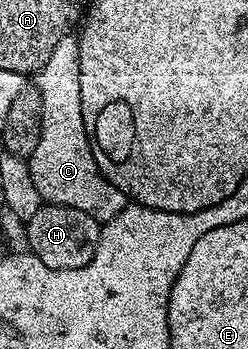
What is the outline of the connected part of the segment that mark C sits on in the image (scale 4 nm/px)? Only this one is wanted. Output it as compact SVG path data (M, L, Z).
M76 34L65 35L63 41L55 45L55 53L51 53L51 61L47 61L47 65L43 65L43 69L36 72L35 86L43 97L43 125L39 145L35 145L35 153L29 156L27 162L31 169L31 177L35 181L35 189L41 194L46 204L79 209L95 217L98 223L104 225L110 223L127 206L127 200L119 188L107 182L105 174L95 161L89 144L89 134L83 121L83 105L79 97L79 45L77 40Z

